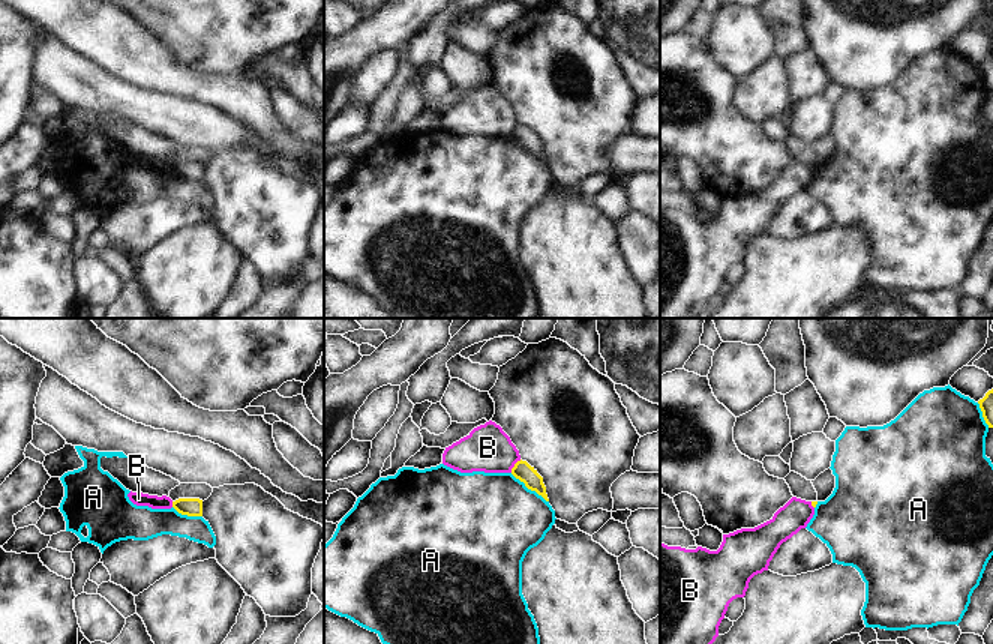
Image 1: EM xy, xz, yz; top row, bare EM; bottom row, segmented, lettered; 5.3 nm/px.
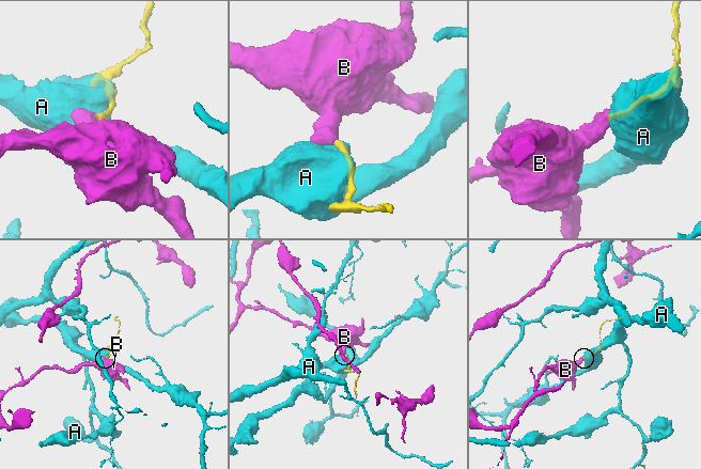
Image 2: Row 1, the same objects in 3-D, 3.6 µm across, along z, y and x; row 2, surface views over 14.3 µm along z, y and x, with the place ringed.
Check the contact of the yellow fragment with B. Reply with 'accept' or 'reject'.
reject

